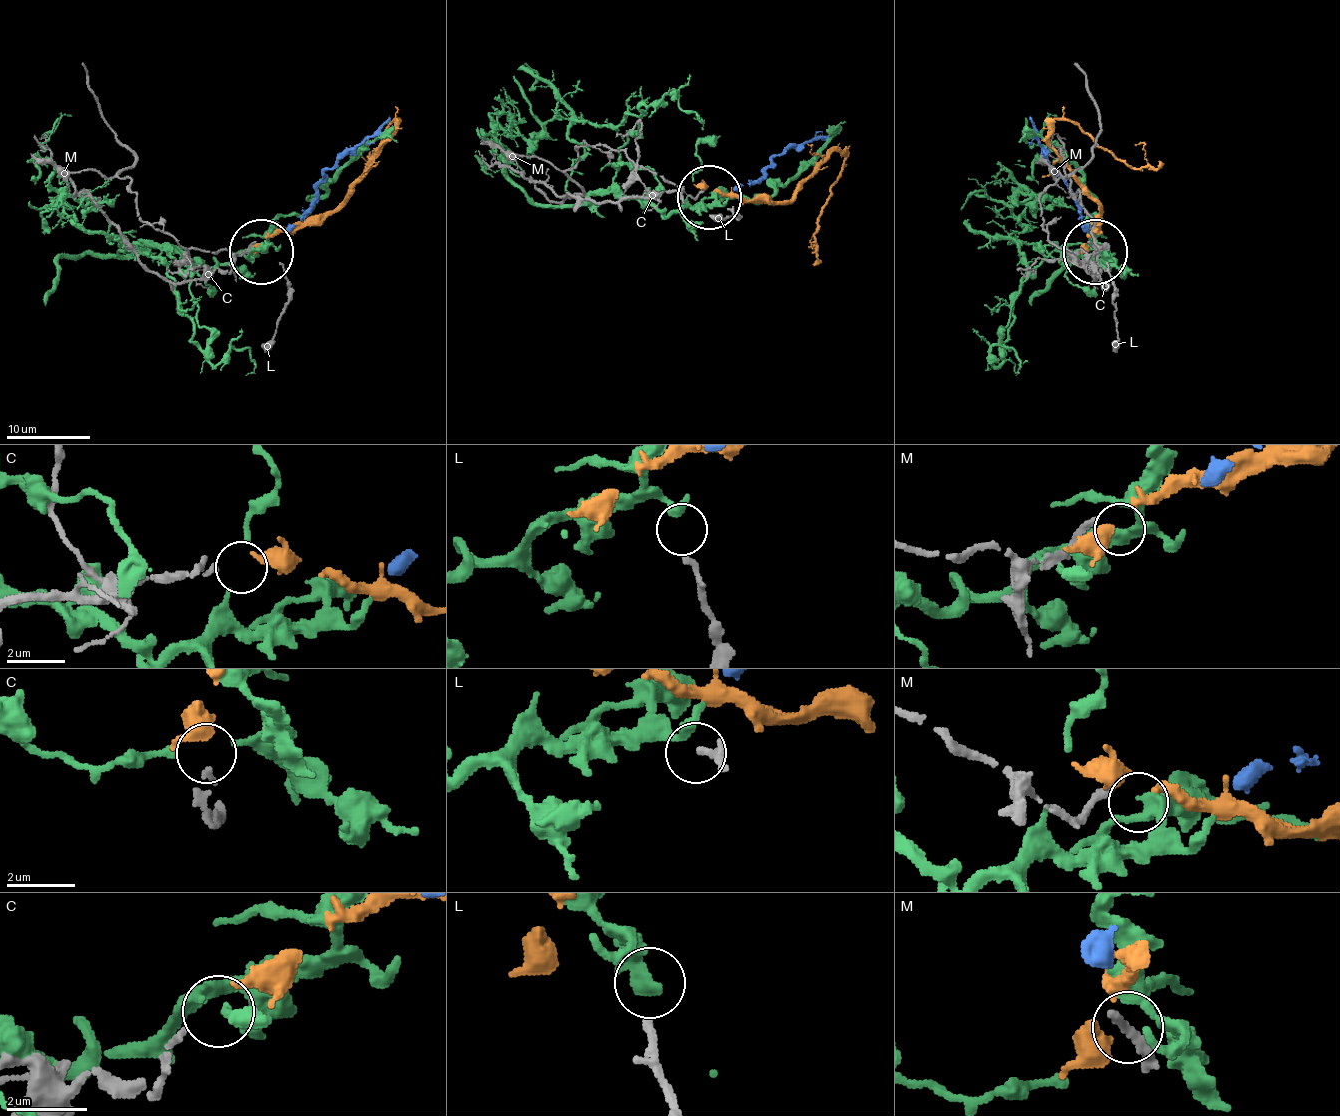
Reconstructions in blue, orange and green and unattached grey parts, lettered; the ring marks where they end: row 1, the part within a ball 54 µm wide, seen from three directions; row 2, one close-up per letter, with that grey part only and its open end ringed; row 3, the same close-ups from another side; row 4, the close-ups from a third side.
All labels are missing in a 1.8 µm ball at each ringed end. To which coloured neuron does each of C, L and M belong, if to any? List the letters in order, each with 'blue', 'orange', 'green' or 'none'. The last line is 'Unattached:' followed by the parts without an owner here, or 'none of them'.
C: orange
L: green
M: none
Unattached: M

